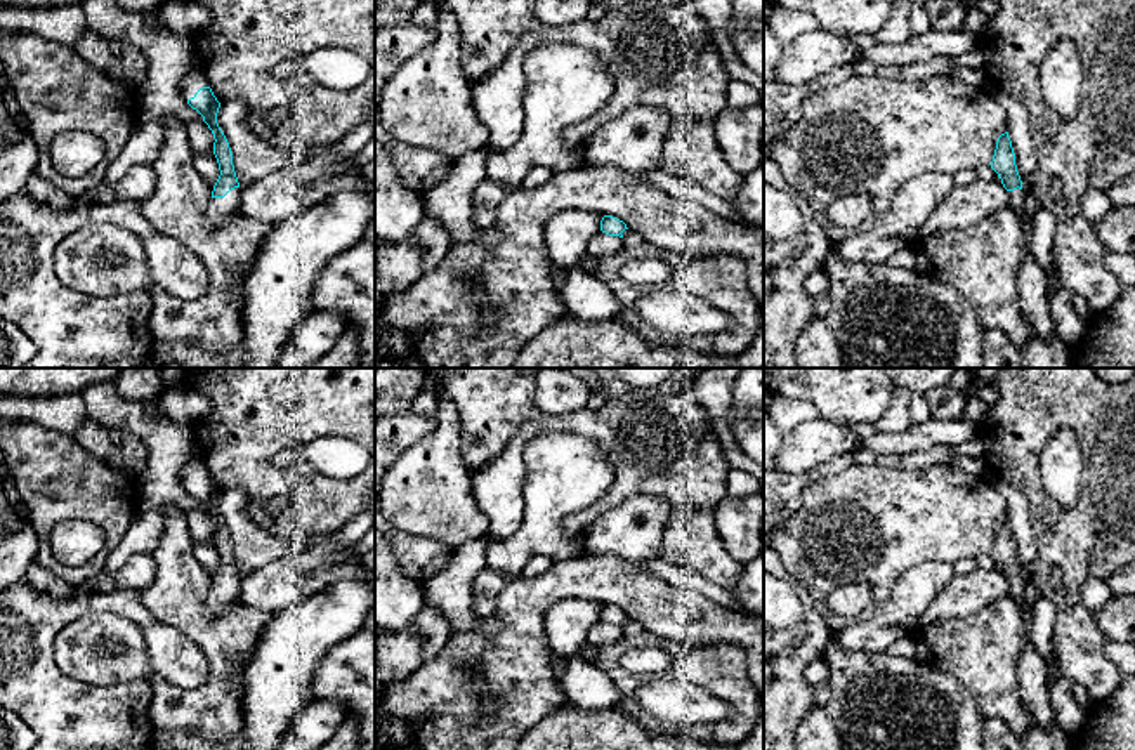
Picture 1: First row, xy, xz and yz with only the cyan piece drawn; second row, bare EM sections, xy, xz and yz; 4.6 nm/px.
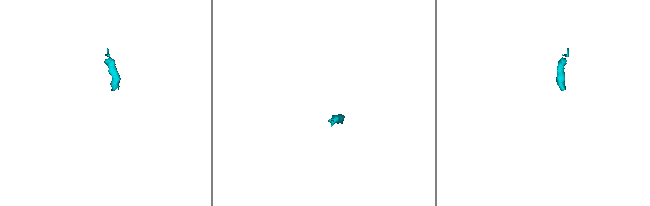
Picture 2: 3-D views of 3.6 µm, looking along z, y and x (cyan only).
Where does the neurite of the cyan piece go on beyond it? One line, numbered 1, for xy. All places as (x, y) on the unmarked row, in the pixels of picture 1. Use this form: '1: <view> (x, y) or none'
1: xy (221, 598)

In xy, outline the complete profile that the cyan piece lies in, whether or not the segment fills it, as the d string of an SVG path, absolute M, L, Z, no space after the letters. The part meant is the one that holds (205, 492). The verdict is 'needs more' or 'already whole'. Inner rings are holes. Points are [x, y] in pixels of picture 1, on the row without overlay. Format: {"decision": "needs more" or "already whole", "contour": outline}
{"decision": "needs more", "contour": "M198 441L193 443L191 457L182 467L182 486L196 498L213 523L213 543L220 564L213 575L208 594L208 613L224 613L239 599L241 576L233 554L229 531L217 512L220 491L205 469L203 451Z"}

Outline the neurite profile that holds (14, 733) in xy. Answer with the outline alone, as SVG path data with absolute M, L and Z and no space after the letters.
M0 705L0 750L31 750L35 745L33 729L17 714Z

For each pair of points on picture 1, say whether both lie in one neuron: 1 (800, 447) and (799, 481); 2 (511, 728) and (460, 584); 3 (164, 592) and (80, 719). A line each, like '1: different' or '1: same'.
1: different
2: different
3: different

